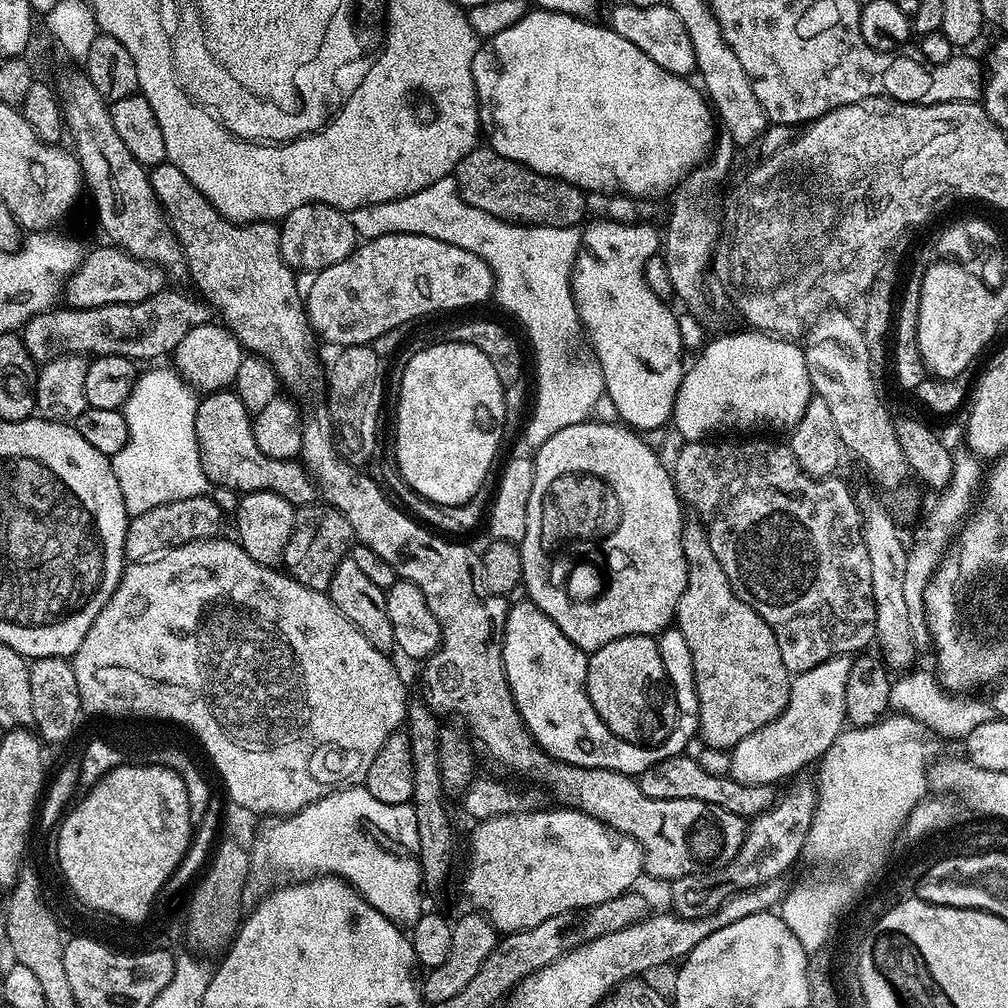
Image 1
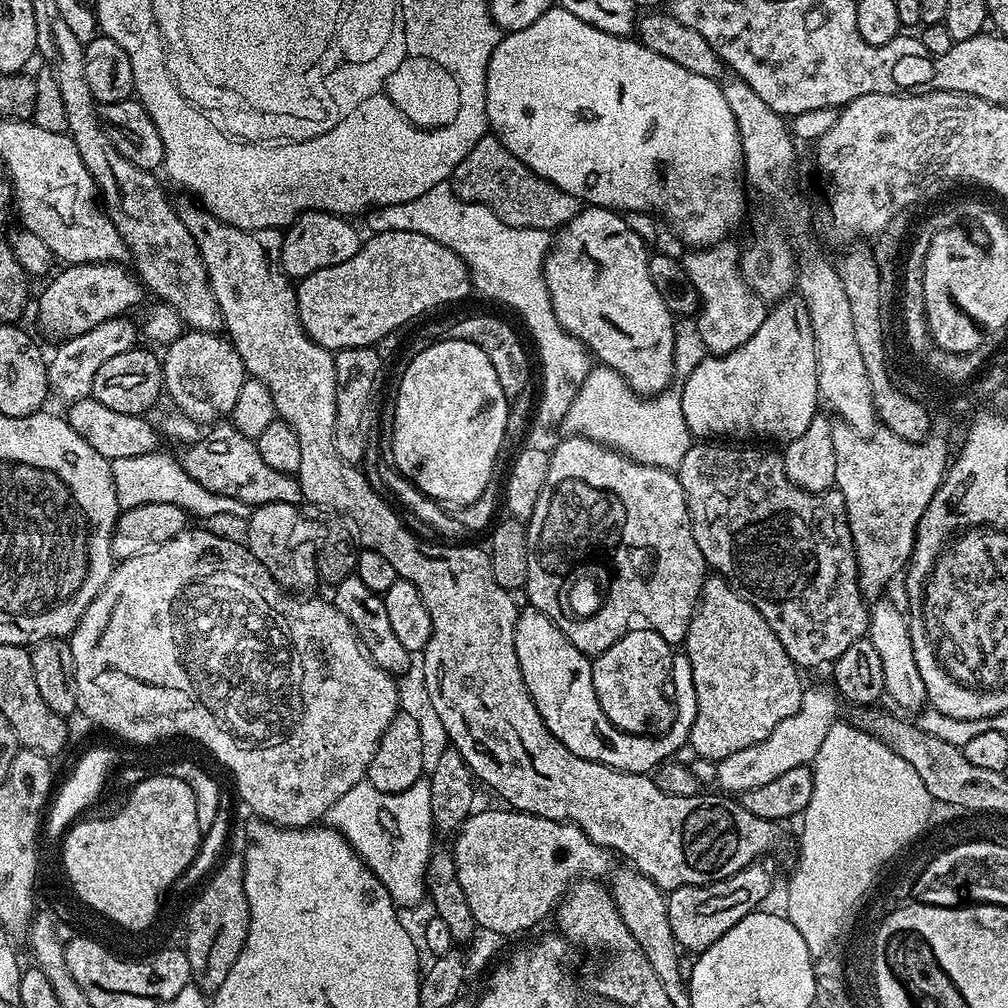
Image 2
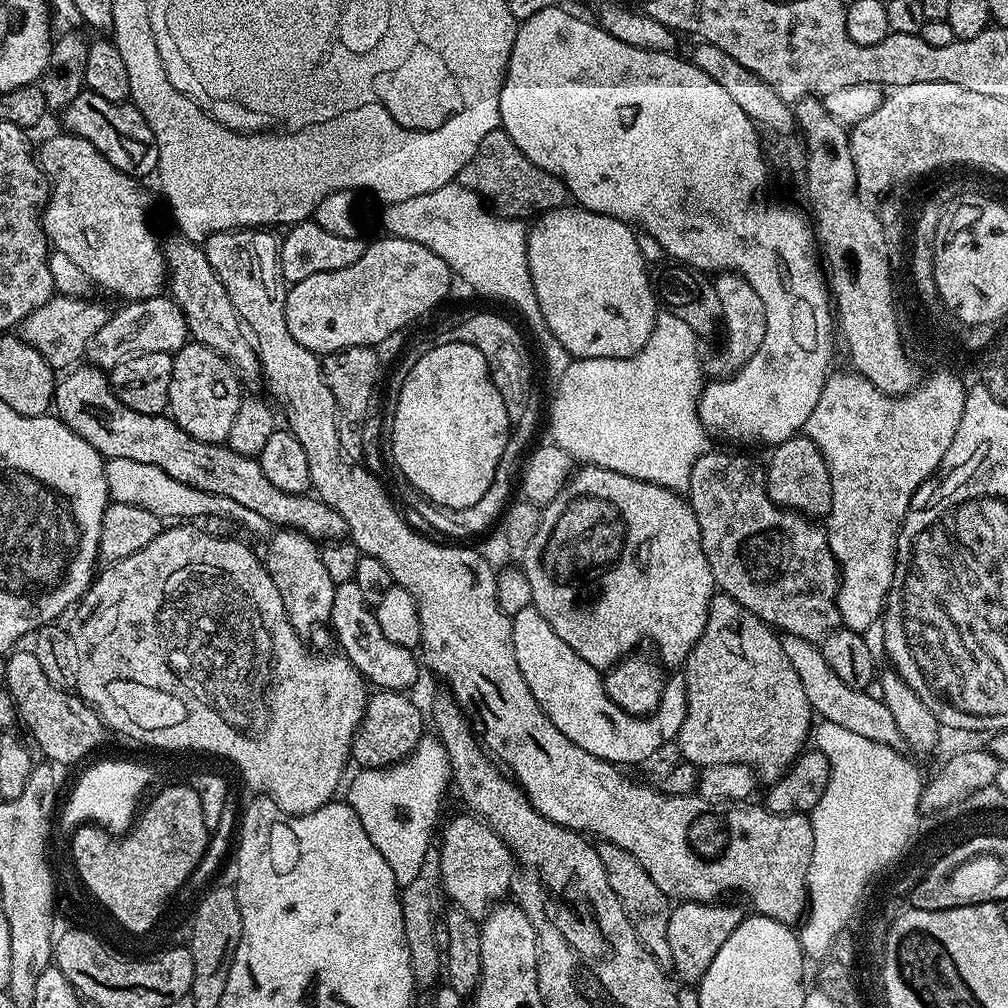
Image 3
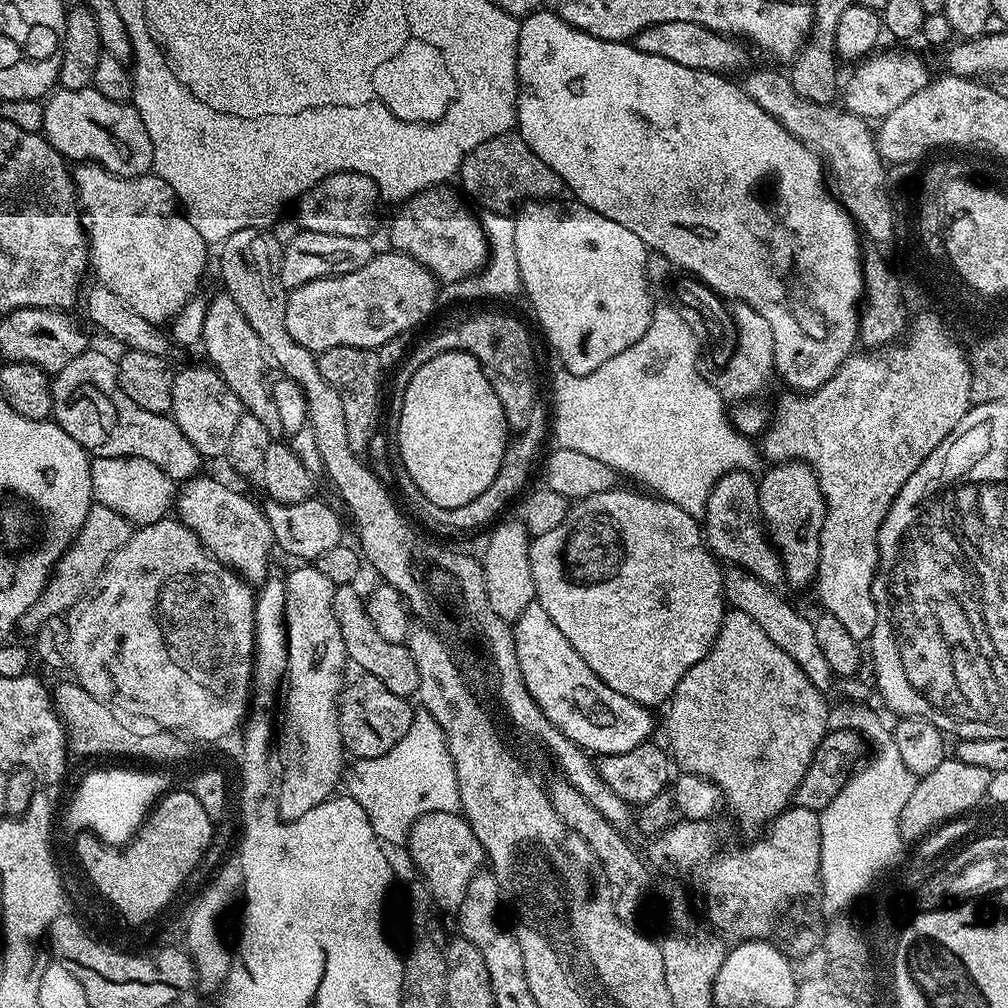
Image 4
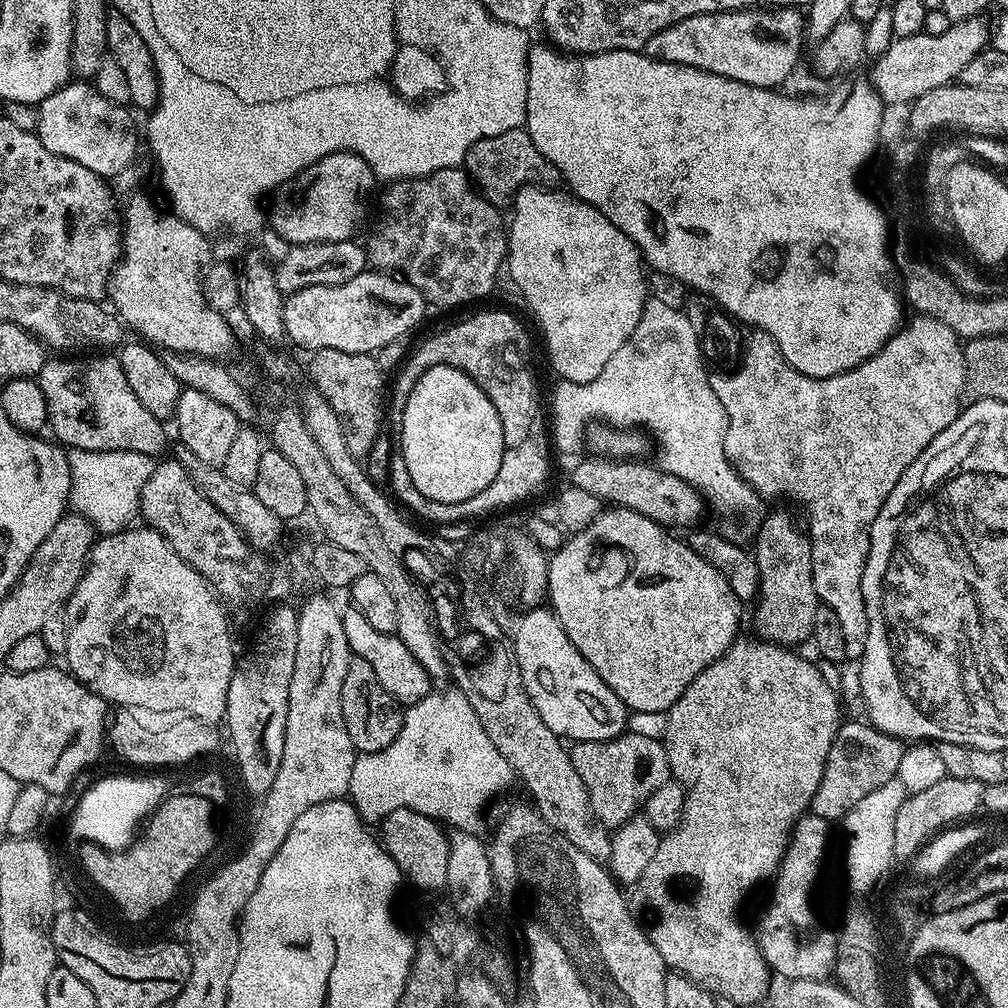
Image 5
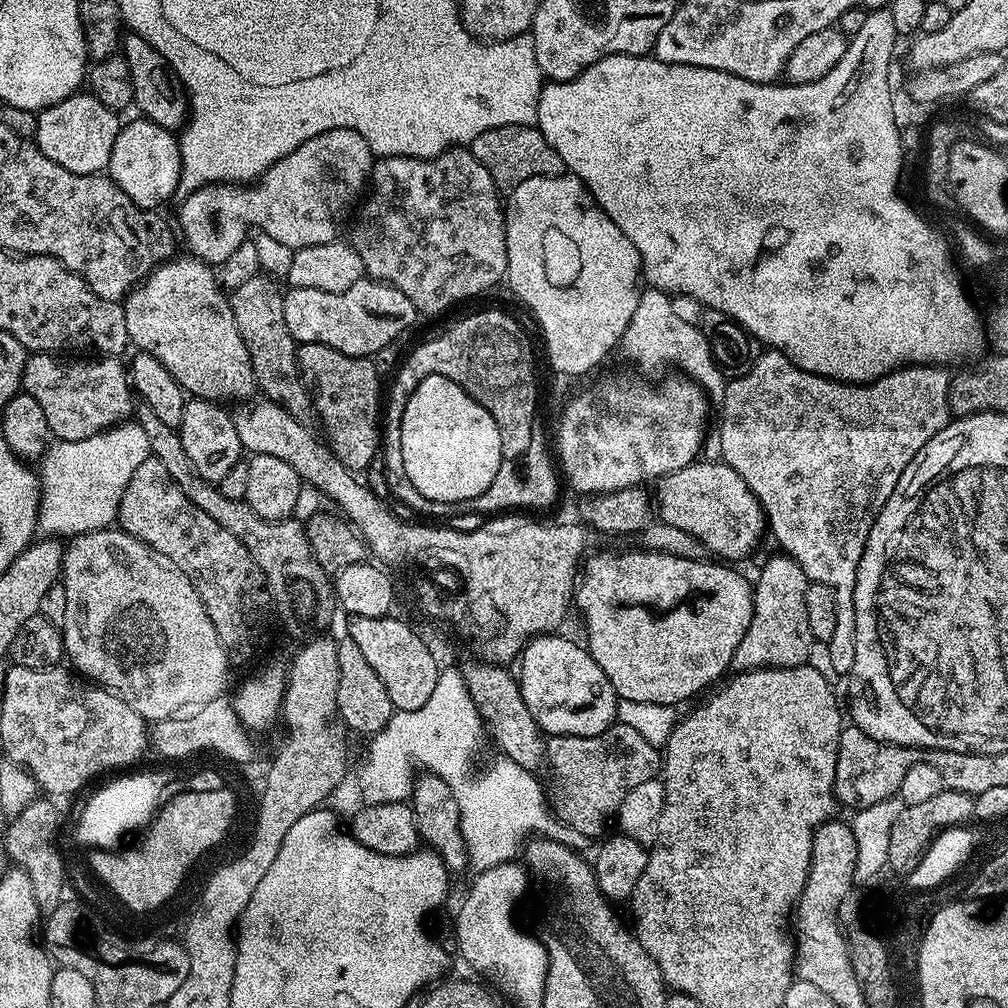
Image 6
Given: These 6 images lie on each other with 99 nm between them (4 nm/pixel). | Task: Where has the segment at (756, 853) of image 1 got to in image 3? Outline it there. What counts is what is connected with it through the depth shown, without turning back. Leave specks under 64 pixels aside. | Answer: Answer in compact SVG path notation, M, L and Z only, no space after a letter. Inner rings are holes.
M686 900L680 903L677 903L673 907L672 913L670 914L670 926L666 926L666 939L670 941L670 958L672 959L671 971L673 973L677 972L682 979L685 980L685 985L692 986L695 985L700 979L706 974L706 970L710 966L710 962L714 962L714 954L718 954L718 950L722 950L722 942L726 942L726 938L730 938L730 934L734 934L734 930L738 927L746 915L745 909L742 910L736 904L724 904L728 902L713 902L711 904L703 904L702 902L694 902L693 900Z

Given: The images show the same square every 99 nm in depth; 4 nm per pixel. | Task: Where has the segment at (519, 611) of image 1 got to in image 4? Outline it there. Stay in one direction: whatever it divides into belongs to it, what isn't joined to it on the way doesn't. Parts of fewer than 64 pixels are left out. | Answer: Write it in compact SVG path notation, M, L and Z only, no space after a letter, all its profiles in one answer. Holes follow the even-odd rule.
M533 602L526 606L516 619L512 633L526 690L530 690L542 714L546 714L546 718L550 718L553 726L566 734L570 742L601 757L626 754L651 737L648 735L652 732L653 709L610 690L610 686L606 686L606 682L602 682L598 674L582 662L578 650L566 642L562 630L550 622L550 614L546 614L540 604Z

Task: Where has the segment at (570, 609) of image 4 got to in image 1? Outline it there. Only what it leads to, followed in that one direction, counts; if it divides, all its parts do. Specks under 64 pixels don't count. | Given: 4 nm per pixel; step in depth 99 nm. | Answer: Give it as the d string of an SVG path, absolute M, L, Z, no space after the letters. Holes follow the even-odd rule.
M589 418L583 424L566 426L566 430L558 430L540 448L535 449L533 459L533 489L530 490L529 506L526 510L526 530L524 539L519 542L521 566L524 571L522 588L527 599L538 606L586 654L598 650L608 642L626 635L648 635L655 637L673 623L678 606L678 598L682 598L682 590L686 590L686 558L682 550L682 519L680 493L676 491L676 483L672 481L669 465L660 461L660 456L647 444L639 431L633 430L620 422L601 422Z

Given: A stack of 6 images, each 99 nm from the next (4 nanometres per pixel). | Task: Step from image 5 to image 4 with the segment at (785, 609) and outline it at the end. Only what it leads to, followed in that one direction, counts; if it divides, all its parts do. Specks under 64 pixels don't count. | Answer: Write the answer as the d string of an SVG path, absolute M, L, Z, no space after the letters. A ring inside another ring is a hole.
M786 460L773 463L771 467L768 473L765 471L759 477L756 485L760 519L768 533L768 539L780 555L782 576L786 584L788 580L792 588L804 588L807 584L809 587L816 579L816 571L820 569L820 531L826 518L826 502L822 498L818 478L808 464L803 464L801 460Z

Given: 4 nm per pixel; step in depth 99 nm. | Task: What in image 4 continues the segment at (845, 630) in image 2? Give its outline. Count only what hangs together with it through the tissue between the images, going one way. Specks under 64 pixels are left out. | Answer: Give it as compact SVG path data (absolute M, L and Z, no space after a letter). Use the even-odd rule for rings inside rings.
M728 472L718 478L710 490L710 498L706 498L702 535L708 551L717 561L734 568L744 568L762 582L776 586L782 580L782 565L780 555L773 548L760 519L756 485L757 481L751 472Z

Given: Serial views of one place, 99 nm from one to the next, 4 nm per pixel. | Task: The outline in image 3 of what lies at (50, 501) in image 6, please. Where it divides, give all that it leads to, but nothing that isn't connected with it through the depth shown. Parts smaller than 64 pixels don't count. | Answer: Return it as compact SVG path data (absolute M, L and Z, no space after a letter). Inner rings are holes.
M114 458L104 465L106 470L106 486L109 497L117 504L129 504L130 506L142 506L142 510L150 510L150 514L167 518L172 522L196 522L199 516L229 516L237 520L248 532L253 532L261 538L267 537L270 525L262 514L250 510L246 506L238 506L234 498L222 498L209 492L203 492L197 488L186 486L170 474L158 470L158 466L150 466L146 462L134 462L130 458Z

